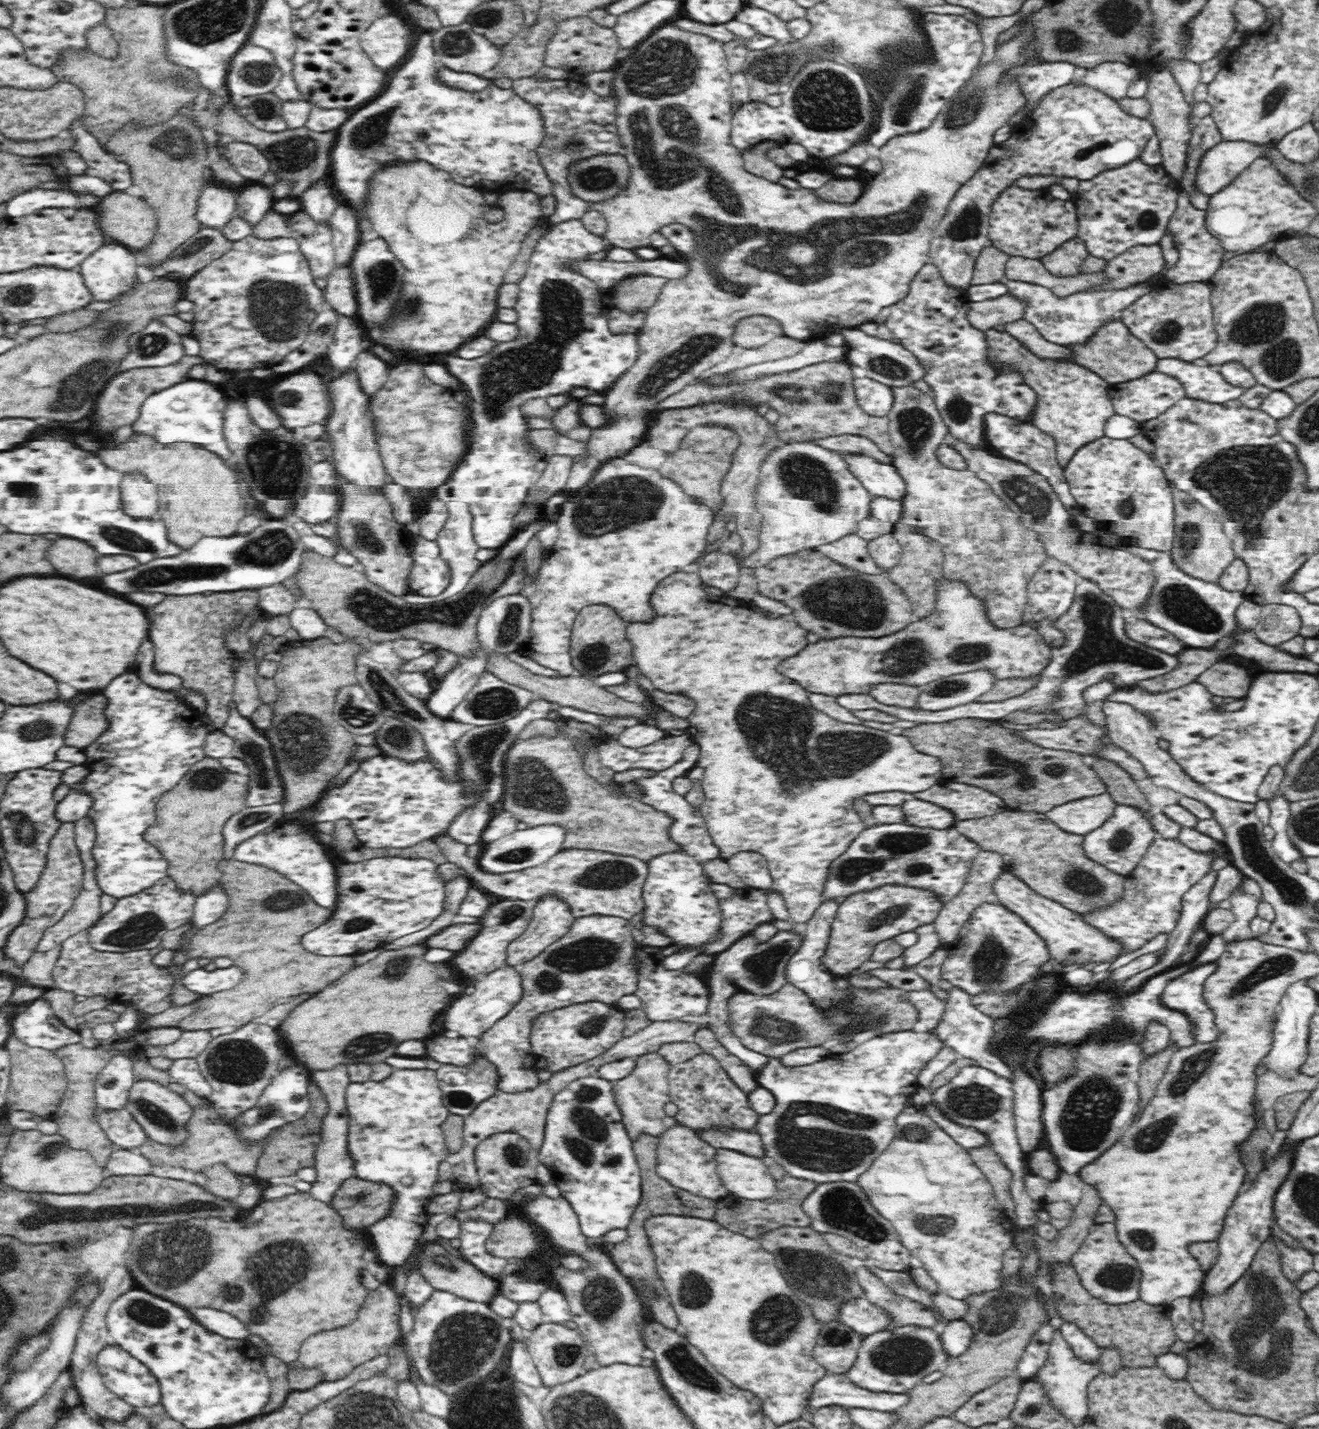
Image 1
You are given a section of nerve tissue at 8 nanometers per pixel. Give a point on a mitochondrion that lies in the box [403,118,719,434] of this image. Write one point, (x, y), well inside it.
(533, 366)

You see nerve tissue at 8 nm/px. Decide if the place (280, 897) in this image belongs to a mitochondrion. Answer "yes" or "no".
yes

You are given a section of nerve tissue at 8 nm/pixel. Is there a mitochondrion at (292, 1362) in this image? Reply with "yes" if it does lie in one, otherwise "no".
no

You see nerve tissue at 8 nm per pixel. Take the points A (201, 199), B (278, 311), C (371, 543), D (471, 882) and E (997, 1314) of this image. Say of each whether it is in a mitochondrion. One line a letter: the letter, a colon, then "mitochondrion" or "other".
A: other
B: mitochondrion
C: mitochondrion
D: other
E: mitochondrion

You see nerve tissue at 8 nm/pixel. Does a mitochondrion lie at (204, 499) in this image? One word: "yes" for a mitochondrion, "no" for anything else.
no

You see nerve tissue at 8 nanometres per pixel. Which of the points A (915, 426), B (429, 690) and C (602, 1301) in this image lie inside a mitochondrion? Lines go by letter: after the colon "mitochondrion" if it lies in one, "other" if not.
A: mitochondrion
B: other
C: mitochondrion

